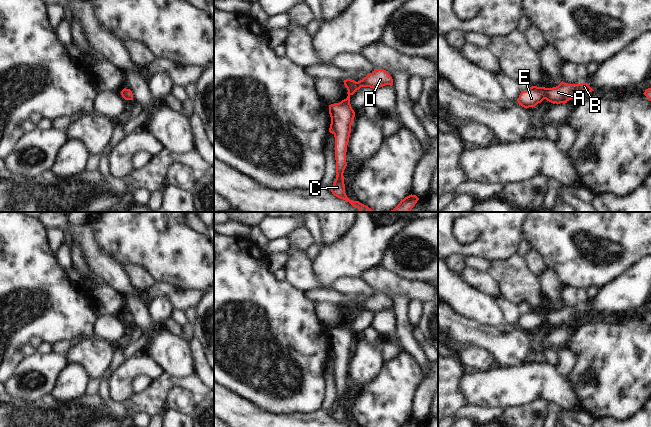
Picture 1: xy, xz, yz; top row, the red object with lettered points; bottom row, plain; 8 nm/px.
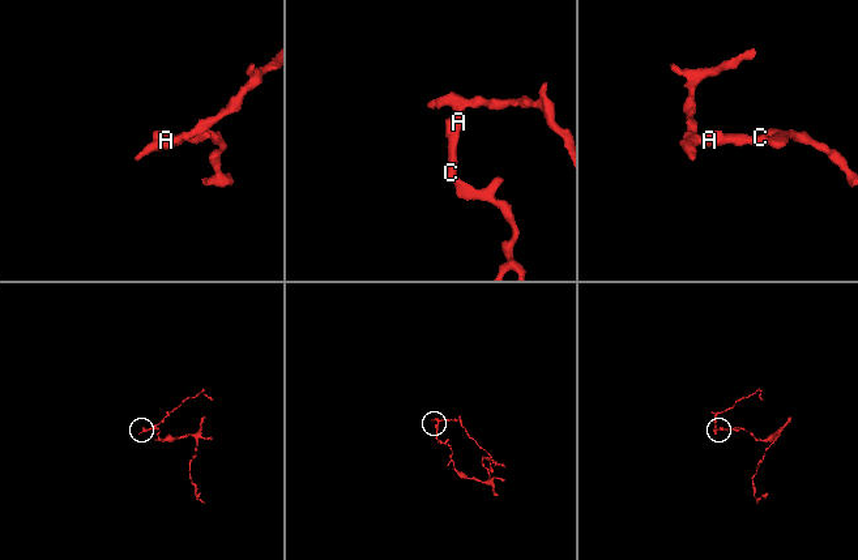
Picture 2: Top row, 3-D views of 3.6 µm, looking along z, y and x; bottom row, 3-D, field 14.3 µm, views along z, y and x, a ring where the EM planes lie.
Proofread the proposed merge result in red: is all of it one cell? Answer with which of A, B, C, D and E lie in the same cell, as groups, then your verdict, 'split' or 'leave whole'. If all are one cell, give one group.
A B C D E; leave whole

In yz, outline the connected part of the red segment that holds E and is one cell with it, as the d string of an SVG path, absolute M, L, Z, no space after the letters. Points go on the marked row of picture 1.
M563 81L553 88L532 86L526 91L521 91L517 102L526 109L535 107L544 99L553 104L567 103L579 96L583 91L590 93L594 90L588 83L568 84Z

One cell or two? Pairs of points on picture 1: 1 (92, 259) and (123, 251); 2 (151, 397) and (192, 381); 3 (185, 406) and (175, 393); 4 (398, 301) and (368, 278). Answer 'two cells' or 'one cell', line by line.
1: two cells
2: one cell
3: one cell
4: two cells

